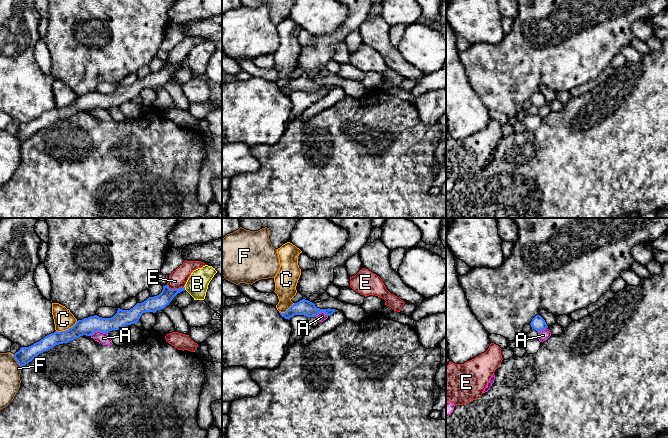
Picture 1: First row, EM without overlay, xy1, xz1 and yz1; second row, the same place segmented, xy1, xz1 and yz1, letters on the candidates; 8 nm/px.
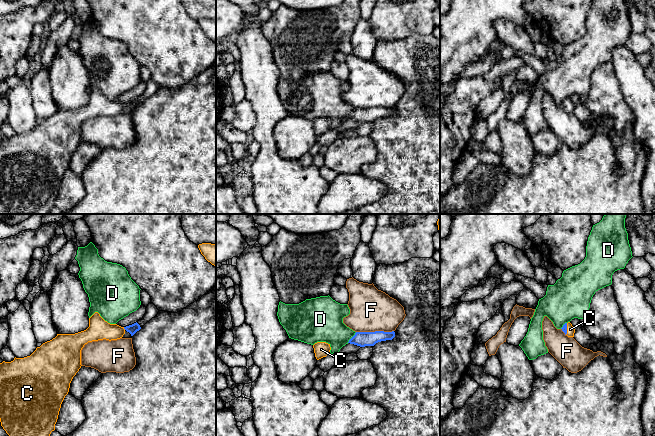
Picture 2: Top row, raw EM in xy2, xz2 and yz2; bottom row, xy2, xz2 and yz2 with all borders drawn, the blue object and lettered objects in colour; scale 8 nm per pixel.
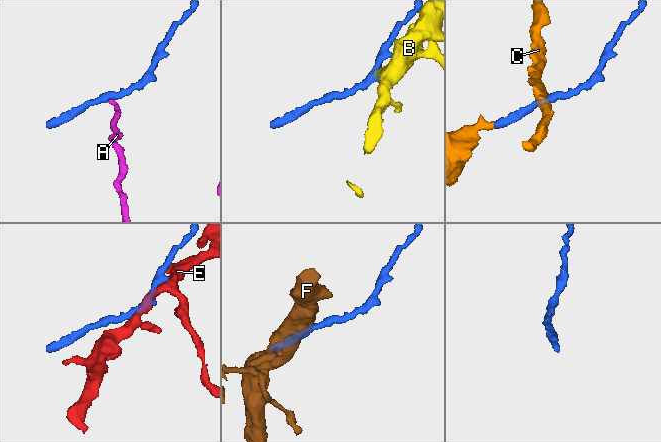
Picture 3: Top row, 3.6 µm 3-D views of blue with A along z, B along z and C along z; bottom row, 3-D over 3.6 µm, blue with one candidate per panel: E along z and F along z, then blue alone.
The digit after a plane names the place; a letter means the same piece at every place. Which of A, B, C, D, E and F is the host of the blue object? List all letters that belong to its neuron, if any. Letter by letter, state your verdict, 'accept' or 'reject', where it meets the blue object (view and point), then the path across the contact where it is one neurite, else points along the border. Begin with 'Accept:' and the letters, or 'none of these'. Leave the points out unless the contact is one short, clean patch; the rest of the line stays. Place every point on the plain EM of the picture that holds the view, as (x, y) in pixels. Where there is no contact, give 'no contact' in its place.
Accept: C
A: reject; meets blue in xy1 at (98, 106); border along xy1 (107, 110), (95, 107), (91, 112)
B: reject; meets blue in xy1 at (184, 64); border along xy1 (184, 62), (185, 65)
C: accept; meets blue in xy1 at (66, 106)
D: reject; meets blue in xz2 at (352, 113); border along xz2 (356, 108), (347, 118)
E: reject; meets blue in xy1 at (175, 65)
F: reject; meets blue in xz2 at (375, 107)

